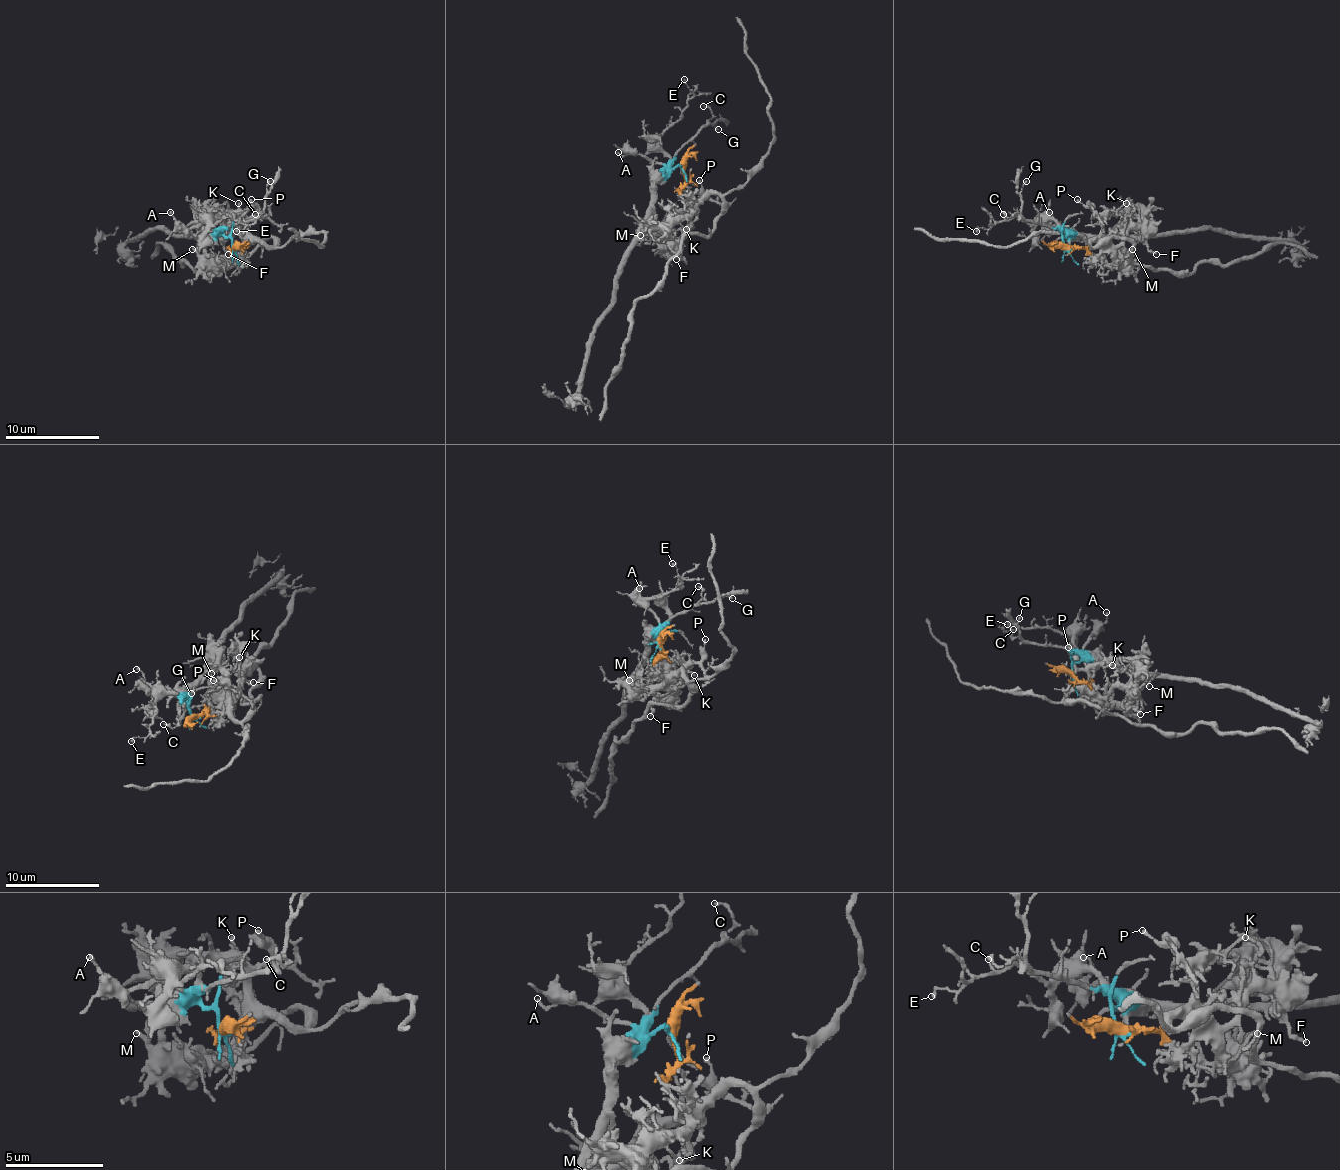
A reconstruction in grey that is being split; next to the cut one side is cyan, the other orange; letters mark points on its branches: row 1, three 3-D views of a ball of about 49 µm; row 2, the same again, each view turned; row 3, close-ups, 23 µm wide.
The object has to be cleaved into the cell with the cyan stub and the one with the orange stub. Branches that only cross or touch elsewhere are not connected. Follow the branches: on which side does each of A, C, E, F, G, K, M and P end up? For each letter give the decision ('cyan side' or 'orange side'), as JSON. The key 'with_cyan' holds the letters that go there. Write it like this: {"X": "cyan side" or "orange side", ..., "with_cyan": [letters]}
{"A": "cyan side", "C": "cyan side", "E": "cyan side", "F": "orange side", "G": "cyan side", "K": "orange side", "M": "orange side", "P": "orange side", "with_cyan": ["A", "C", "E", "G"]}

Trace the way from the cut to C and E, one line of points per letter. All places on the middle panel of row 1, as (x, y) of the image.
C: (681, 167), (676, 153), (711, 116), (702, 106)
E: (681, 167), (662, 149), (660, 134), (681, 118), (686, 101), (693, 94), (683, 78)

